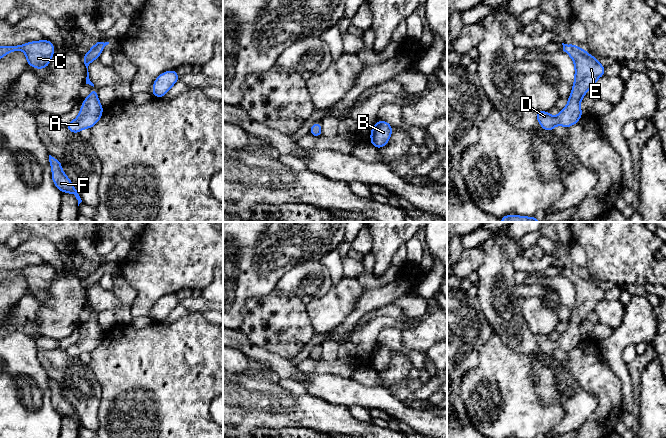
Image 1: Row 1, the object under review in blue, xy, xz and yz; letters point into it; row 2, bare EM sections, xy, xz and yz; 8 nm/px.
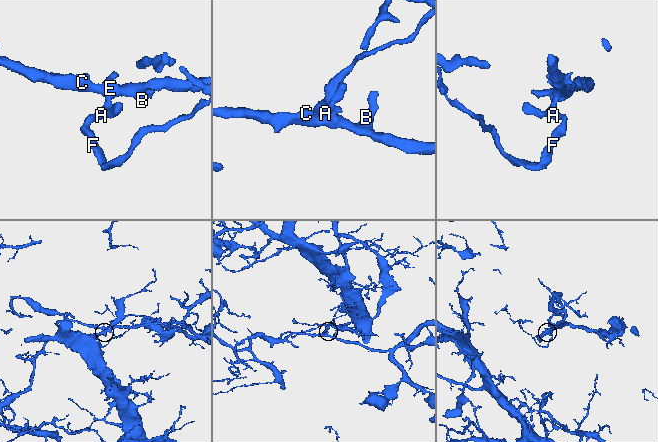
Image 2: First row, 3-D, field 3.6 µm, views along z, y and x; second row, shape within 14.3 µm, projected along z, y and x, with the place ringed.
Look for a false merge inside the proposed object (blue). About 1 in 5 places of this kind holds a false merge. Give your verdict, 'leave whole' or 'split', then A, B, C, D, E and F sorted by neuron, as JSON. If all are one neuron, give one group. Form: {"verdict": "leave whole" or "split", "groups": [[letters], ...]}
{"verdict": "leave whole", "groups": [["A", "B", "C", "D", "E", "F"]]}

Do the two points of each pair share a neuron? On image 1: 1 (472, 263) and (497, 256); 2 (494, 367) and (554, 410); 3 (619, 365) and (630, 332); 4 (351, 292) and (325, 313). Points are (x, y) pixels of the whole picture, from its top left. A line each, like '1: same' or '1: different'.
1: different
2: same
3: same
4: same

